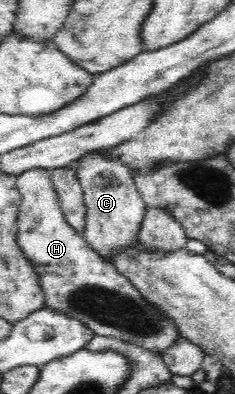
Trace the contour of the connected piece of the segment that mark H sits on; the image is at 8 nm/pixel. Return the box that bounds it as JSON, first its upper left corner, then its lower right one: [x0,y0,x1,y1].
[16,168,180,354]

